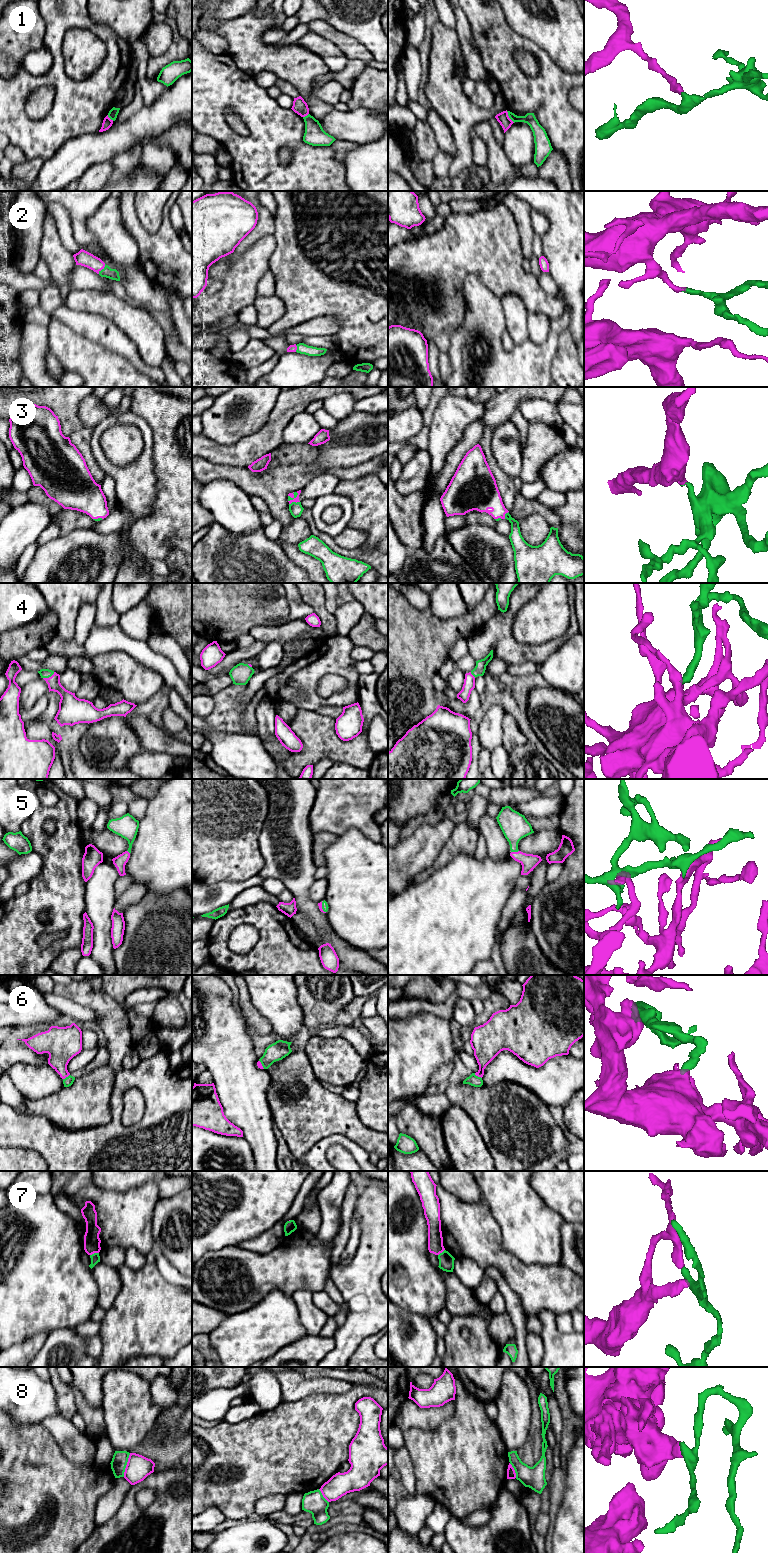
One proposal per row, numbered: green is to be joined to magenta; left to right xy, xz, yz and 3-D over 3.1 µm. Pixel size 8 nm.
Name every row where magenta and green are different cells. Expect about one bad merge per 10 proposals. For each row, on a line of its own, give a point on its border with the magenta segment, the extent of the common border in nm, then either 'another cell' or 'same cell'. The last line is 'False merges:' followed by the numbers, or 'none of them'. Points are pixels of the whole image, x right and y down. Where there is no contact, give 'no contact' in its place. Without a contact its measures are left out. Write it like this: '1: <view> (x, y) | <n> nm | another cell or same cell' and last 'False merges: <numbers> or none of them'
1: yz (508, 117) | 120 nm | another cell
2: xy (102, 268) | 100 nm | same cell
3: xz (294, 498) | 120 nm | same cell
4: xy (49, 677) | 110 nm | same cell
5: yz (514, 852) | 70 nm | same cell
6: yz (478, 1076) | 80 nm | same cell
7: xy (94, 1252) | 80 nm | another cell
8: xy (126, 1465) | 200 nm | another cell
False merges: 1, 7, 8

